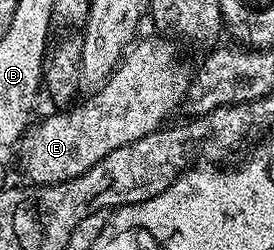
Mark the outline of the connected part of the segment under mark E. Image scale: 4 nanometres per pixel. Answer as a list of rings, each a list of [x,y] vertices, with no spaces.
[[[139,39],[127,51],[122,63],[114,69],[109,80],[91,95],[94,97],[87,104],[79,103],[69,110],[58,110],[55,116],[48,117],[40,124],[35,123],[27,131],[20,141],[20,149],[22,148],[22,168],[26,171],[26,176],[30,179],[27,181],[31,185],[59,184],[76,178],[92,170],[92,166],[96,166],[100,158],[108,158],[112,150],[120,150],[120,146],[128,146],[128,142],[136,142],[147,136],[149,132],[157,132],[163,127],[162,119],[181,100],[183,103],[187,99],[192,87],[192,71],[190,72],[189,66],[178,57],[179,45],[173,39],[158,39],[162,40]]]

